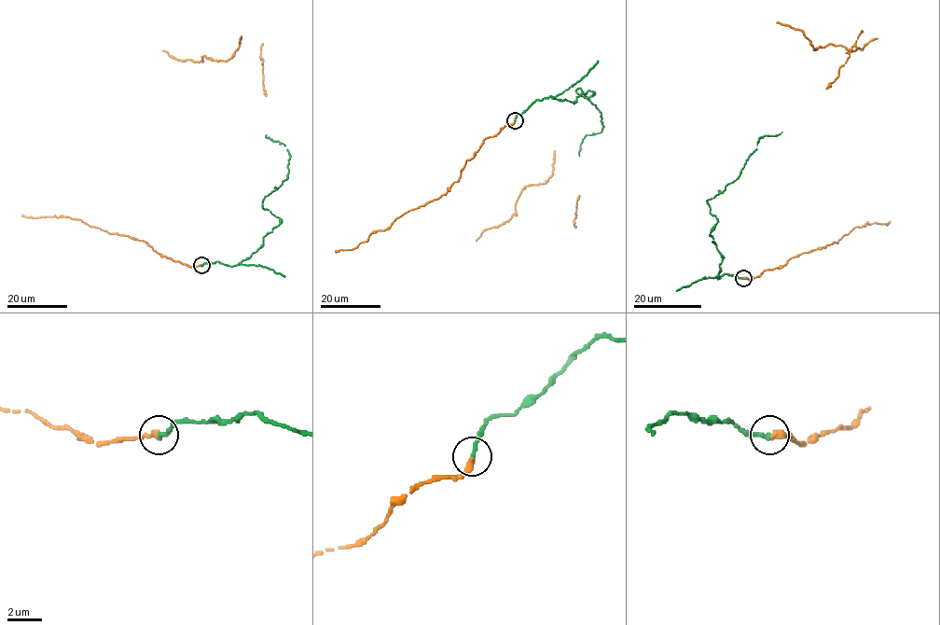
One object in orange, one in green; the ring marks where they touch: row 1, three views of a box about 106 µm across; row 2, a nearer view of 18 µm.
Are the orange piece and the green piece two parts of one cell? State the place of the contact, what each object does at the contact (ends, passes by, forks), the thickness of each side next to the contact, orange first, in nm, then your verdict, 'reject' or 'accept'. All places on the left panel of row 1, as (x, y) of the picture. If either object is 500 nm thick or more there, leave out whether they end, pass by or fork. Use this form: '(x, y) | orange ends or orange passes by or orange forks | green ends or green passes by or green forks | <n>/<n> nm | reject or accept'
(201, 265) | orange ends | green ends | 380/280 nm | accept

